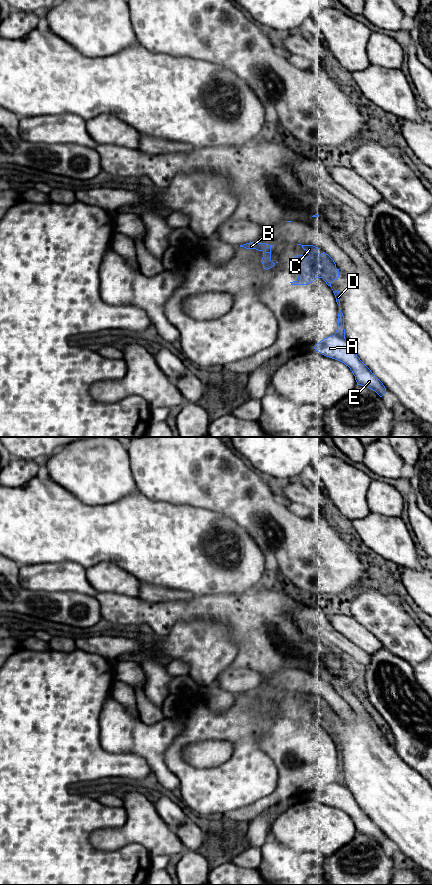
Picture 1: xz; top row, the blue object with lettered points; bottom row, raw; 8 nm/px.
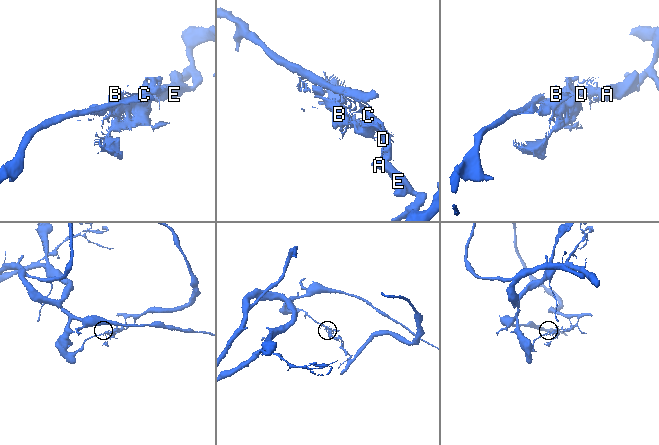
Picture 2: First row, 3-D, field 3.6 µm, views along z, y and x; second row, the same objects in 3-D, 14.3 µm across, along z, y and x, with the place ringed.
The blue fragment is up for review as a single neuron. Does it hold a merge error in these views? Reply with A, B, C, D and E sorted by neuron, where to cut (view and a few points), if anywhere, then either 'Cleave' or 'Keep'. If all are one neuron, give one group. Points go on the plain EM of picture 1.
Groups: A E / B C D. Split along xz (334, 782), (344, 786). Cleave

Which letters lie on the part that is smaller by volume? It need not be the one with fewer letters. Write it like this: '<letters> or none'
A, E

